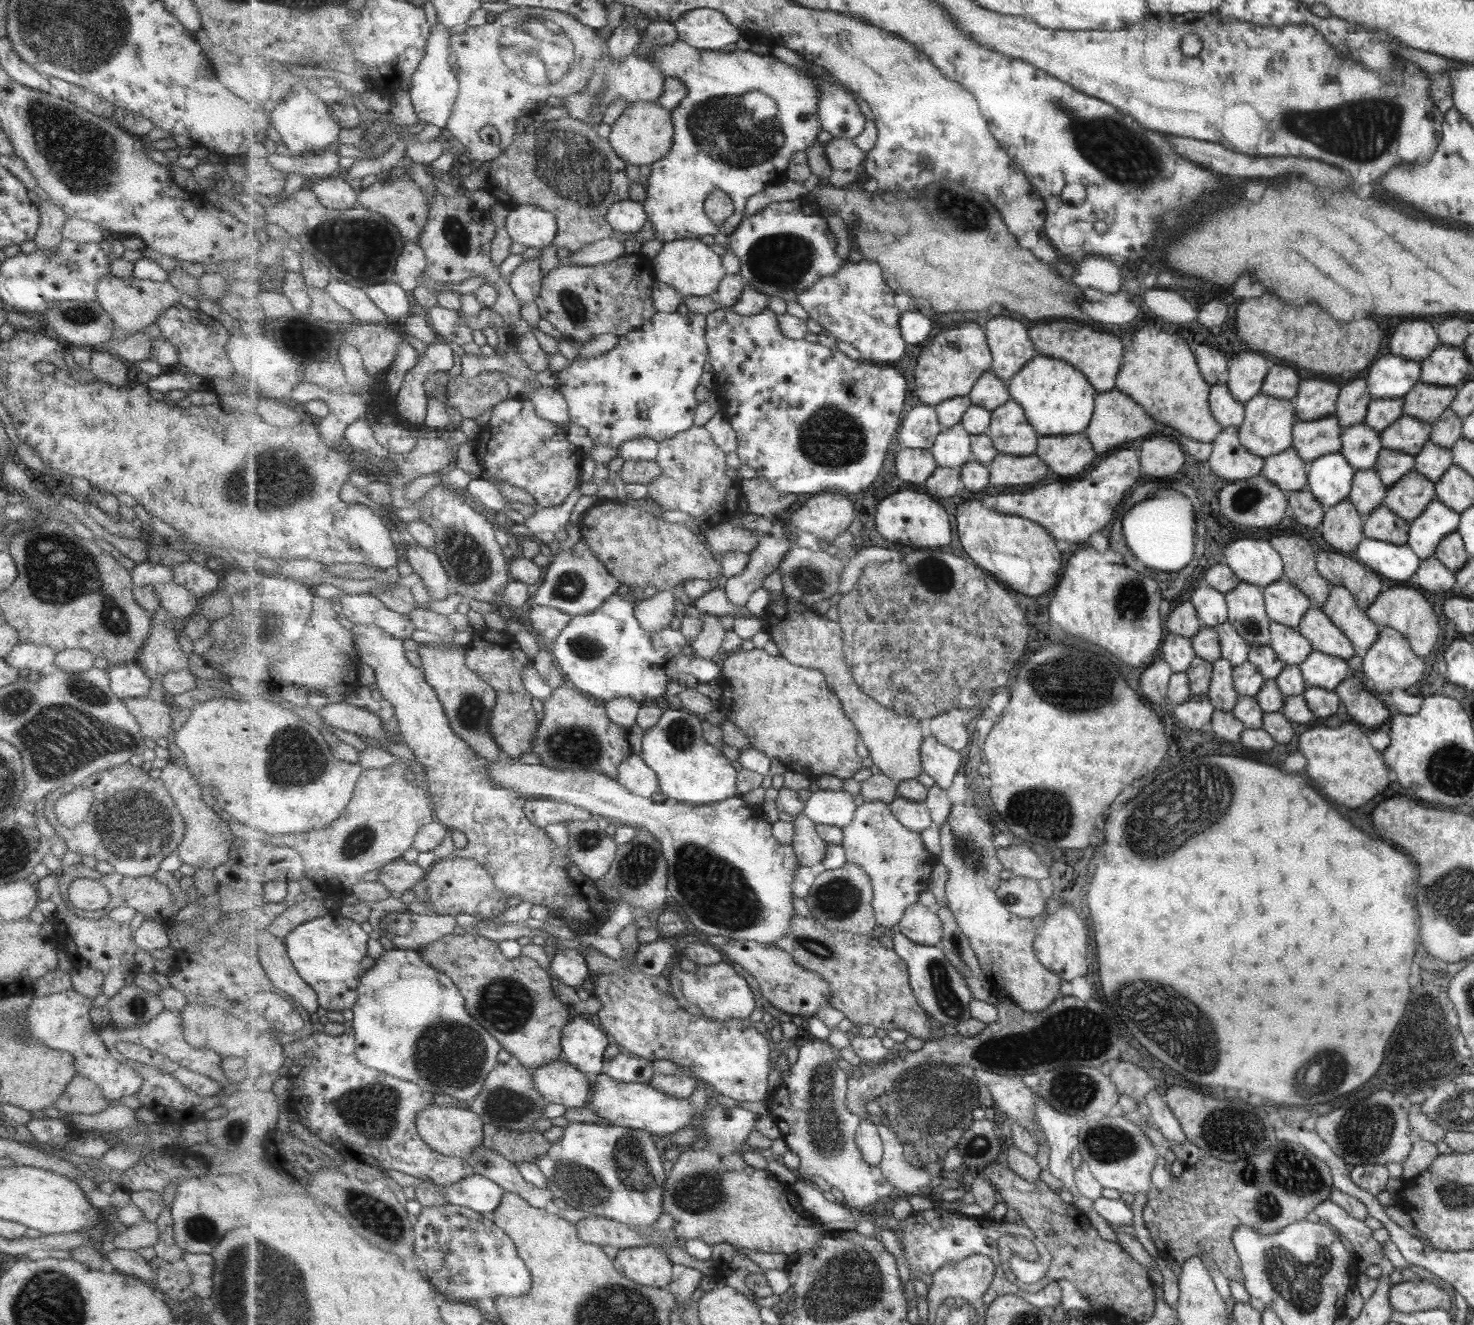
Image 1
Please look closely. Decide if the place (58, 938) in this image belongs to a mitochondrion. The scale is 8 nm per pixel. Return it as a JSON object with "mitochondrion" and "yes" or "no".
{"mitochondrion":"no"}

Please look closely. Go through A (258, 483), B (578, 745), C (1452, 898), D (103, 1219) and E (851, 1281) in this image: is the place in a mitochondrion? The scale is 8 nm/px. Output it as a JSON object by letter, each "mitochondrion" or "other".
{"A":"mitochondrion","B":"mitochondrion","C":"mitochondrion","D":"other","E":"mitochondrion"}

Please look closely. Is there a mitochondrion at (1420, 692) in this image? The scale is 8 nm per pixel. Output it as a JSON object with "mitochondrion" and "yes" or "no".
{"mitochondrion":"no"}

